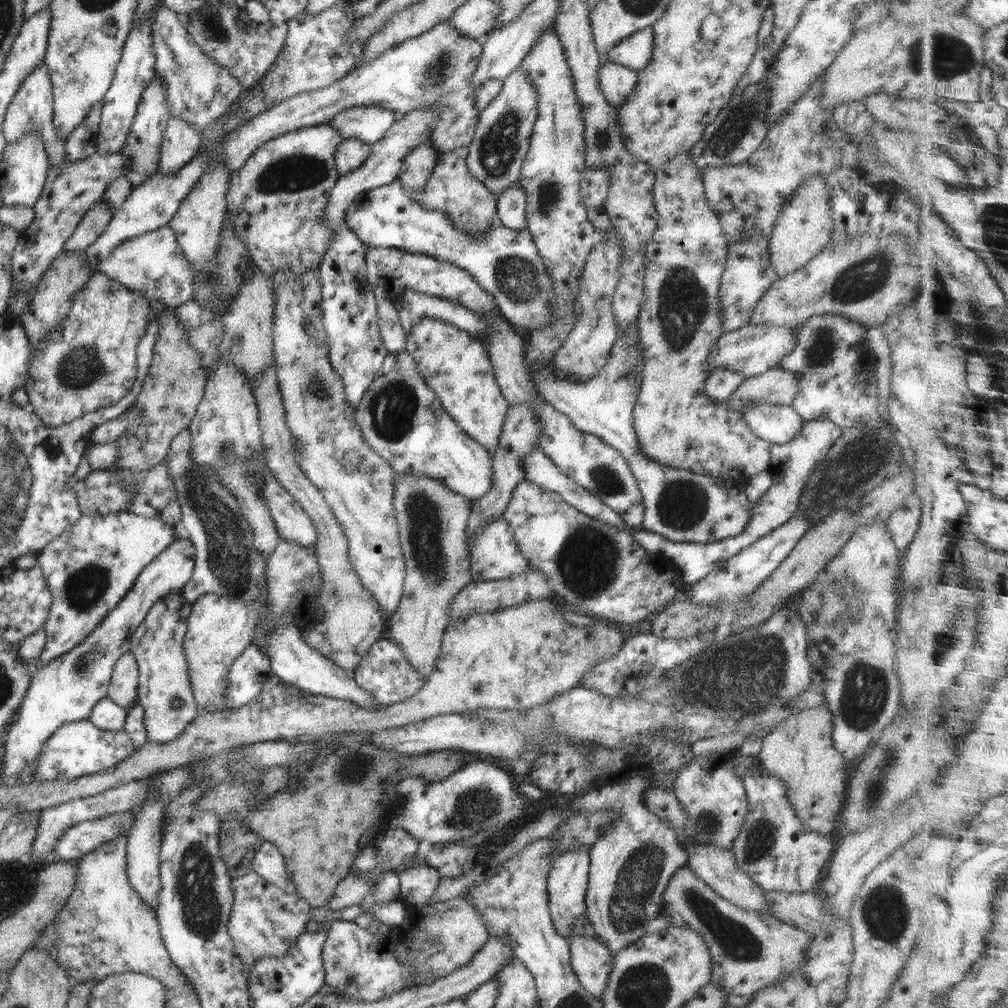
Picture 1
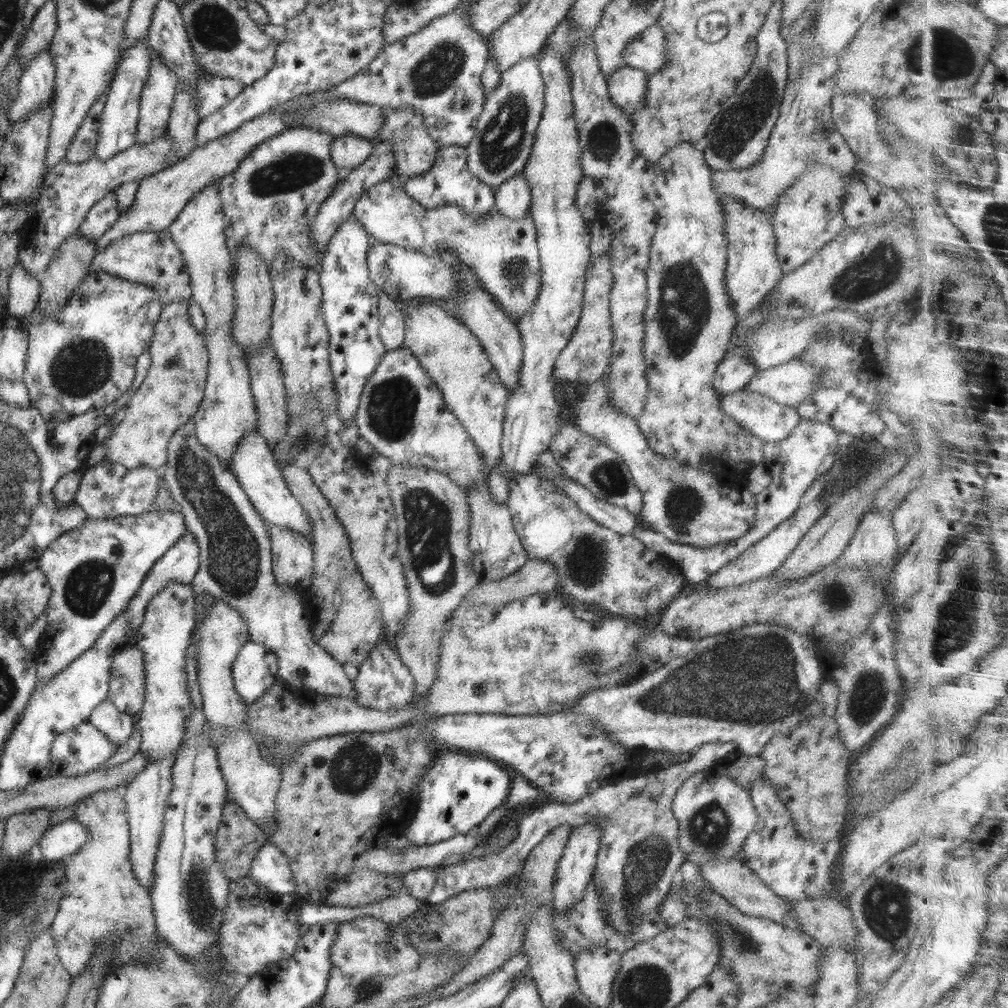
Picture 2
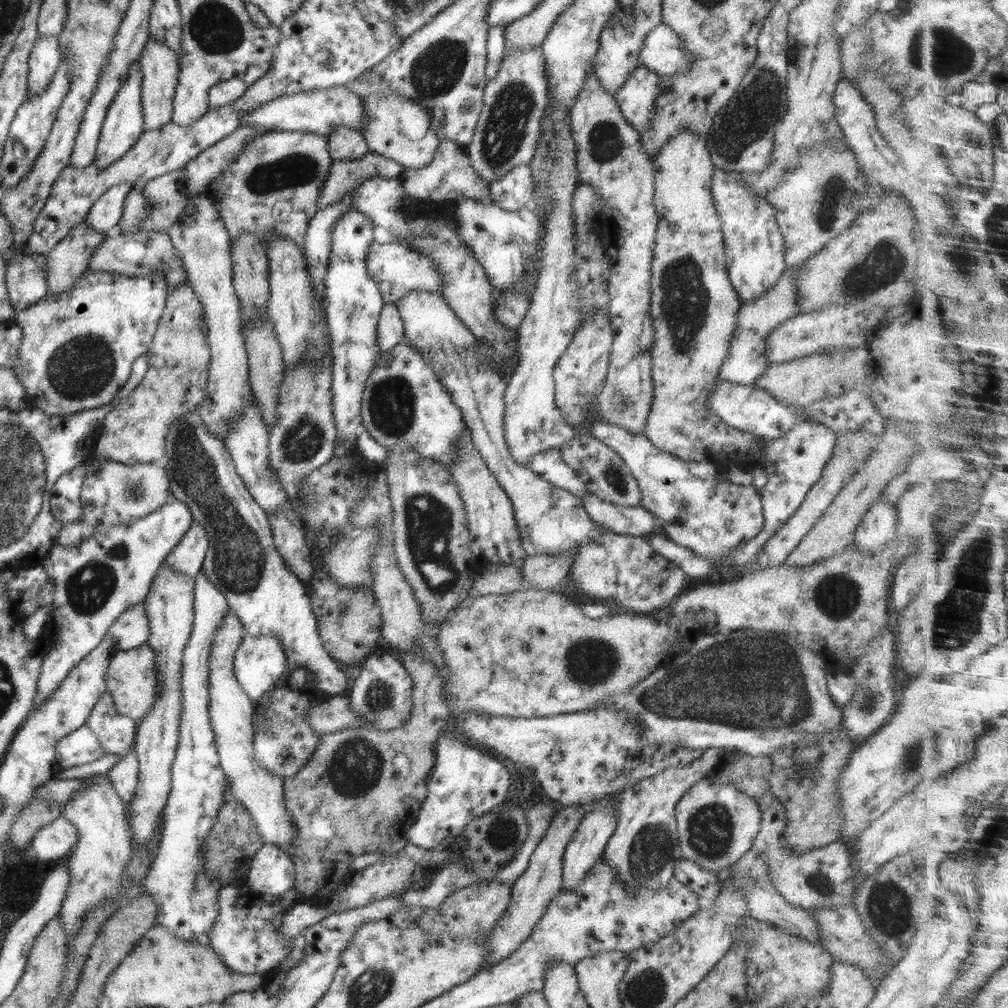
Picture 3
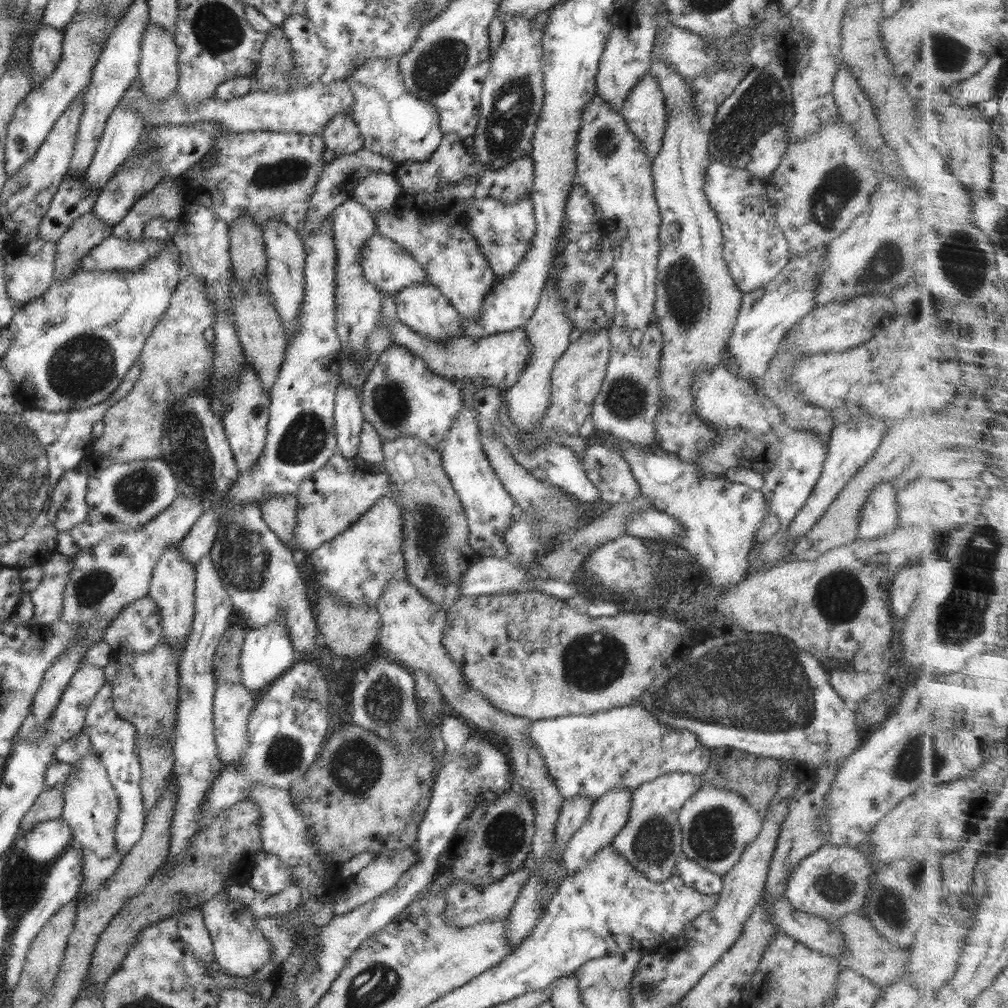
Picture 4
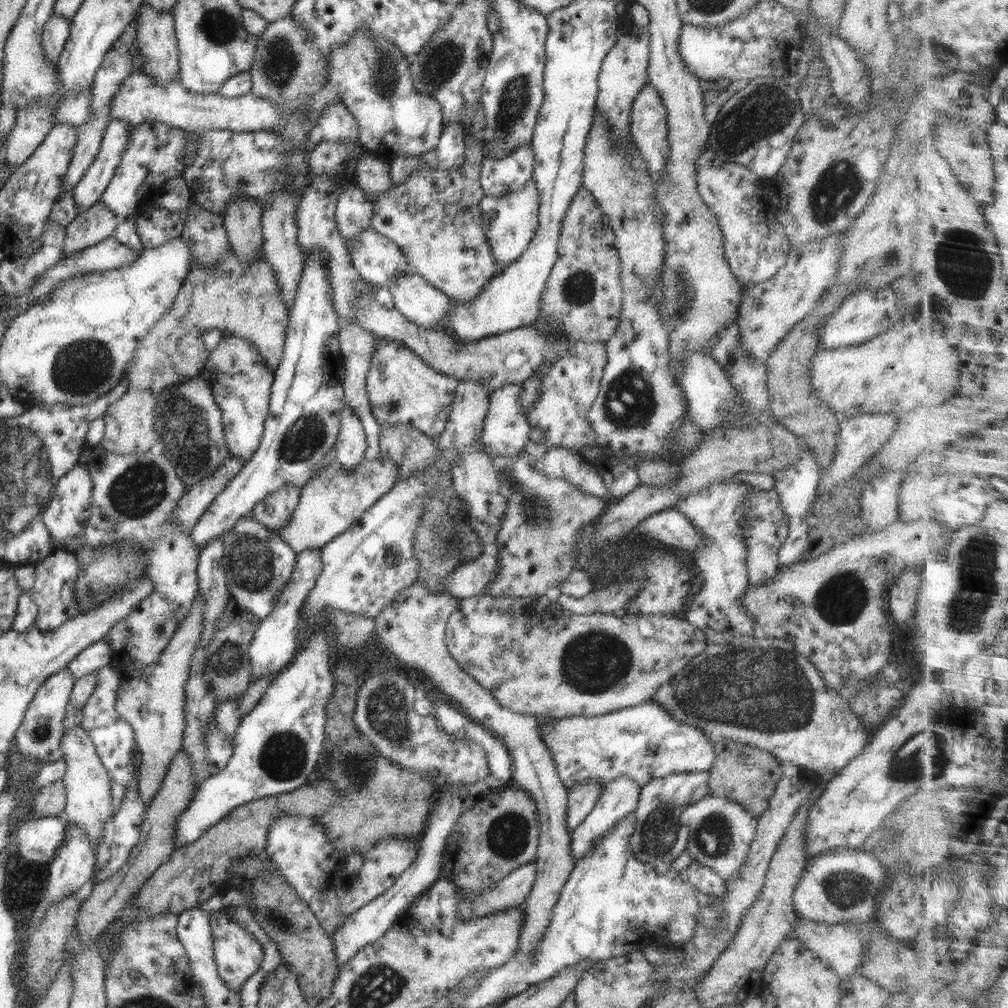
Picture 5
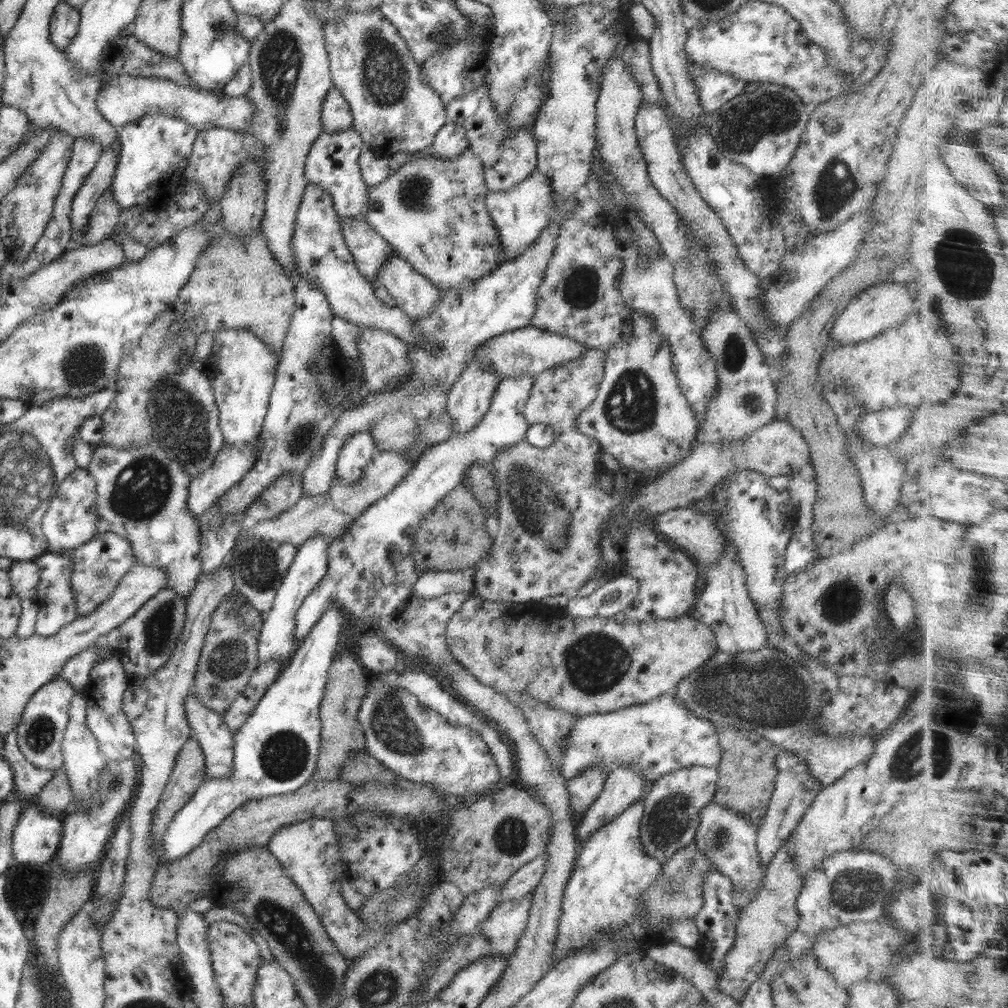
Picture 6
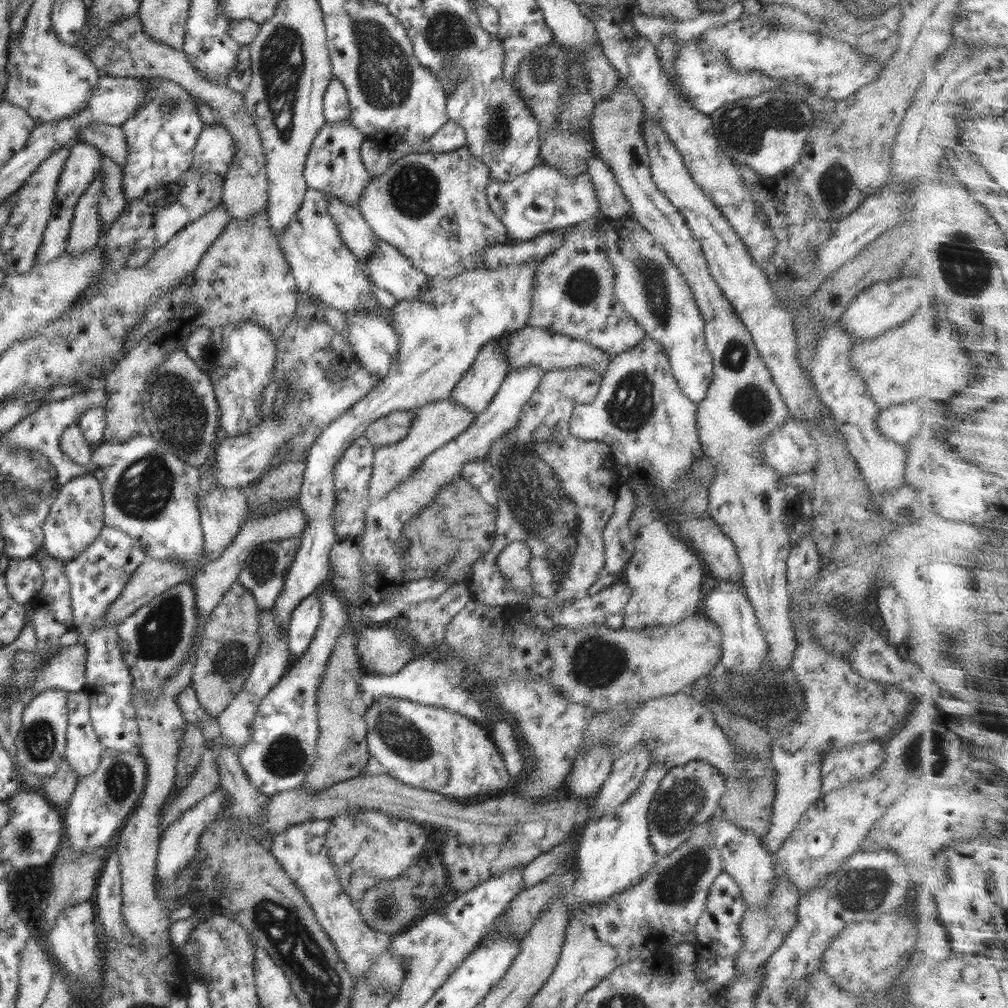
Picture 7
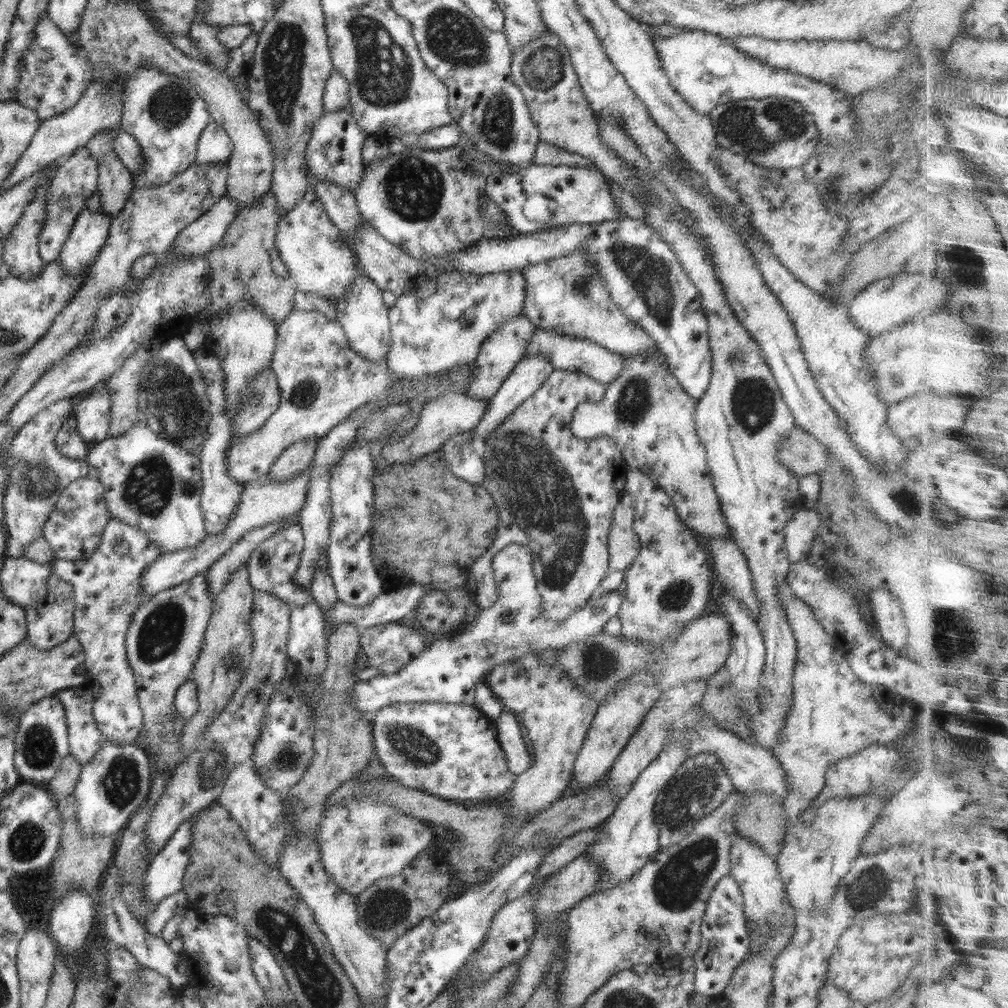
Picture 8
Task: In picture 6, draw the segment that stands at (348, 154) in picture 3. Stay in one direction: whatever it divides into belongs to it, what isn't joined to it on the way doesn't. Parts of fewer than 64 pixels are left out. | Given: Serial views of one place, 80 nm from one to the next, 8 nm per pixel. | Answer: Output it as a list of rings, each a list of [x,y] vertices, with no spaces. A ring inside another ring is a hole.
[[[332,86],[324,98],[321,121],[323,132],[346,132],[353,129],[353,115],[340,89]]]

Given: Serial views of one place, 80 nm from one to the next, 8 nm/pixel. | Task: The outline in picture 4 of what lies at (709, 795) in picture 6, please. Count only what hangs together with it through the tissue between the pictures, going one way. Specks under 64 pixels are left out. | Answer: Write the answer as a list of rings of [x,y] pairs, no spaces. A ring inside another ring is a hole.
[[[669,772],[659,776],[652,782],[640,784],[635,789],[631,789],[631,807],[628,820],[612,842],[615,852],[623,856],[628,864],[631,864],[633,868],[637,868],[639,872],[643,872],[650,880],[660,882],[670,878],[677,860],[682,856],[681,842],[683,832],[677,819],[680,807],[696,791],[699,791],[703,782],[701,775],[687,772]]]

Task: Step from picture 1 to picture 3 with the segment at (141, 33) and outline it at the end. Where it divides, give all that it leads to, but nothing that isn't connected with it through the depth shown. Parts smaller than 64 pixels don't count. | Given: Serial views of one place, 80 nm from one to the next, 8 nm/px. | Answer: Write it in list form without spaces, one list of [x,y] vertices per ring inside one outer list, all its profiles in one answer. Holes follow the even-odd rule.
[[[139,60],[132,63],[128,76],[121,82],[115,100],[112,100],[108,114],[106,114],[101,133],[97,144],[97,153],[93,164],[99,169],[108,168],[115,160],[124,156],[142,136],[144,130],[143,111],[141,106],[143,74],[139,65]]]

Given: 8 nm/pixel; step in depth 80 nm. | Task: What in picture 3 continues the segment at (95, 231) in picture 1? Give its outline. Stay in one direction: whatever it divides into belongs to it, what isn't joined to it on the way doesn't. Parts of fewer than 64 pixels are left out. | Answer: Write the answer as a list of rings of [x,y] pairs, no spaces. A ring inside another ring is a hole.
[[[123,182],[109,188],[87,212],[85,222],[96,232],[111,234],[122,218],[127,194],[131,193],[136,183],[143,182]]]

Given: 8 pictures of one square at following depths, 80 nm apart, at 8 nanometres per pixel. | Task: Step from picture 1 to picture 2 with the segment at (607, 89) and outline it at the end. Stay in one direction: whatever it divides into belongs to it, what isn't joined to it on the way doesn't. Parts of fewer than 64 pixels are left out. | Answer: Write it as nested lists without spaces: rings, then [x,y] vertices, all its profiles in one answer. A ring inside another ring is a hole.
[[[624,66],[606,77],[612,103],[622,108],[630,118],[644,108],[644,100],[648,98],[649,76],[638,68]]]

